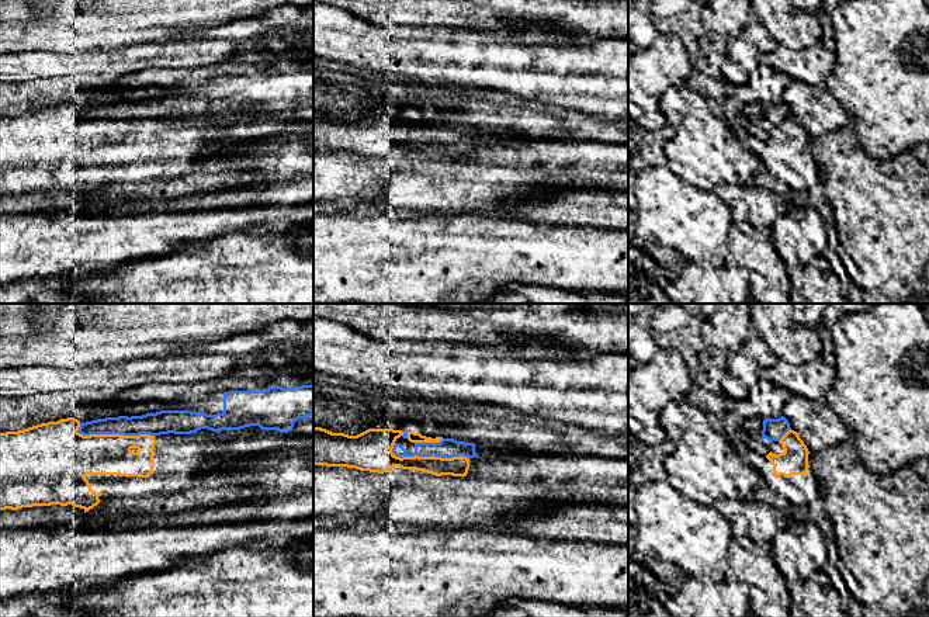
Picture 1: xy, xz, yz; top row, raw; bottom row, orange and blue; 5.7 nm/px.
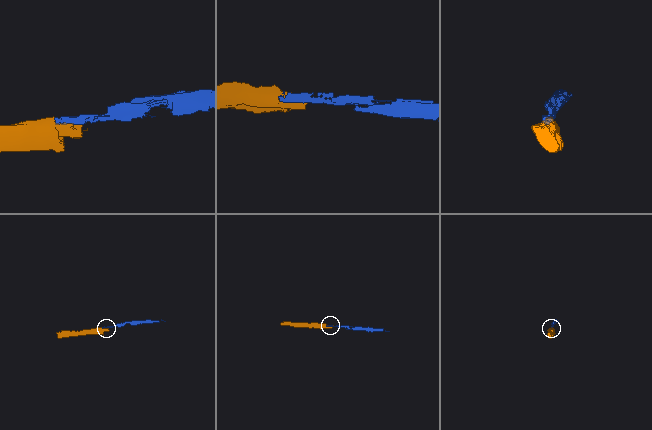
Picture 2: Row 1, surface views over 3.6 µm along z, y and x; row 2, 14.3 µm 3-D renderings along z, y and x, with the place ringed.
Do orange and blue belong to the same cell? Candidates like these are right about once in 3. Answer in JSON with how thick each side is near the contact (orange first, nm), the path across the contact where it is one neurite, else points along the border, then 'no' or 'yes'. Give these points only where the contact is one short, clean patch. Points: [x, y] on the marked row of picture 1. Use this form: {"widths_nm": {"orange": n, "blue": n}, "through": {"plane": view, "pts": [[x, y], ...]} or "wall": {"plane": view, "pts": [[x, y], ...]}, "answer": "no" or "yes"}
{"widths_nm": {"orange": 120, "blue": 110}, "wall": {"plane": "xz", "pts": [[391, 449], [401, 457], [465, 456], [468, 458]]}, "answer": "no"}

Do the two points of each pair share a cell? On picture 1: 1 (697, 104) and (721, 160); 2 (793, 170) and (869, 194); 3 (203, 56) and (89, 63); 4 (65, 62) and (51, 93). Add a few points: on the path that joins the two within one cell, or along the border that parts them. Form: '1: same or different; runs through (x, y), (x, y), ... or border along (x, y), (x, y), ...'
1: same; runs through (697, 118), (707, 146)
2: different; border along (810, 152), (820, 180)
3: same; runs through (174, 55), (137, 56), (117, 63)
4: different; border along (69, 76), (41, 76), (26, 82)

